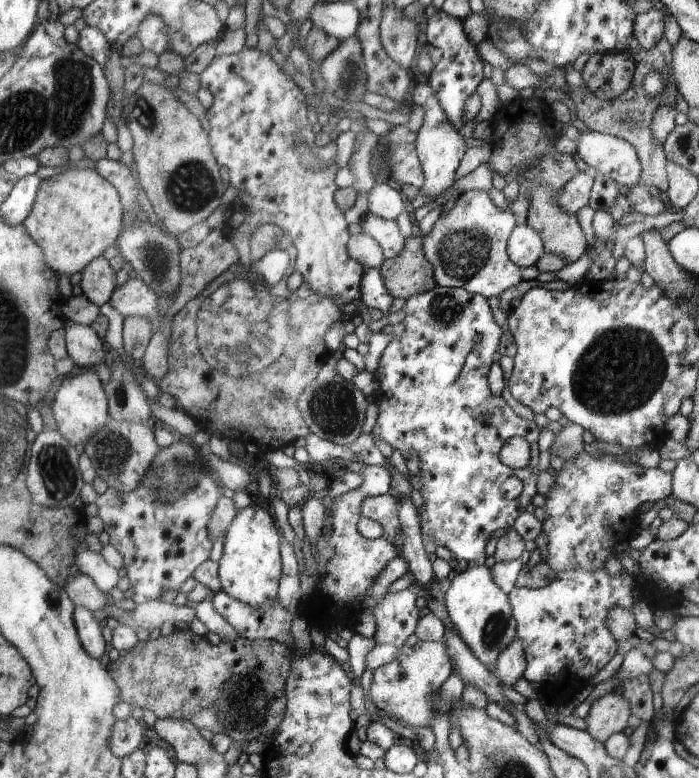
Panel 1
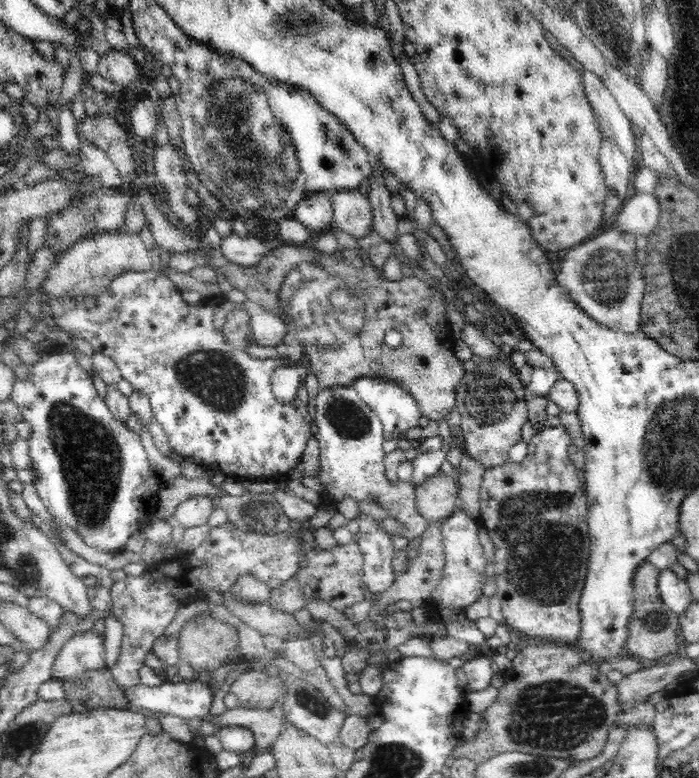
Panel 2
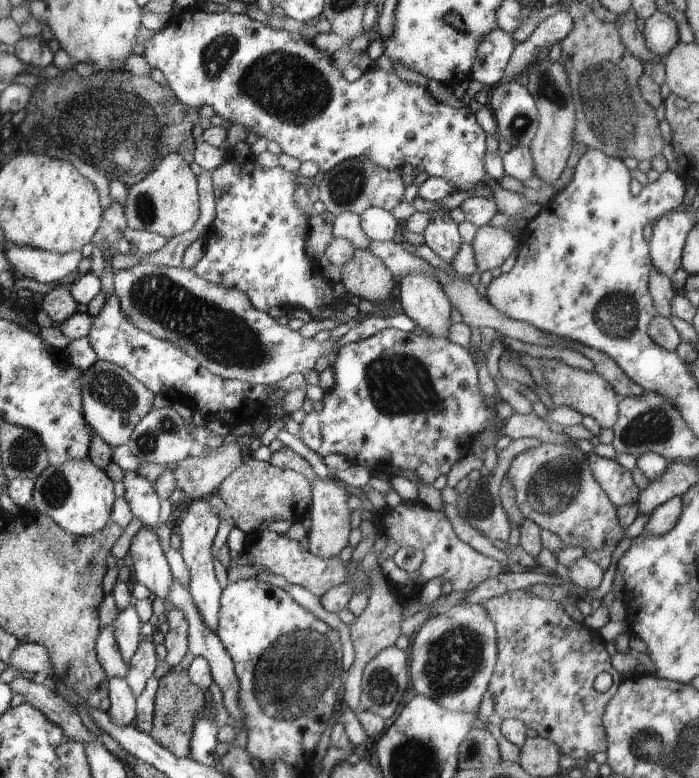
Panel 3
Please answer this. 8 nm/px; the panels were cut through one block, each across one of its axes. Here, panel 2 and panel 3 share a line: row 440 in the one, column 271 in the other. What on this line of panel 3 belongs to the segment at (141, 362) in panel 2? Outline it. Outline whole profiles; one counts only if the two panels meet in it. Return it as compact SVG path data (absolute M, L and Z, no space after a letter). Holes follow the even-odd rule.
M248 161L226 162L212 171L212 180L216 214L211 231L204 240L204 256L191 268L198 276L247 293L251 303L262 312L268 313L273 306L289 306L292 310L306 310L311 320L322 321L335 318L337 312L344 310L346 306L342 305L343 297L334 297L332 286L316 270L312 270L312 262L308 260L307 252L304 252L308 238L308 220L294 206L292 194L296 190L296 184L290 171L280 166L265 169Z

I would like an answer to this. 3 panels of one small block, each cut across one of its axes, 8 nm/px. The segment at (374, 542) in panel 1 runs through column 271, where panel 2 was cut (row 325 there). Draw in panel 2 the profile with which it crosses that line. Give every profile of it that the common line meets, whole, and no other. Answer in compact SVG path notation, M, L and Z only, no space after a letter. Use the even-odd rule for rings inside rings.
M610 222L604 232L560 254L560 287L570 295L600 325L625 334L640 329L641 302L645 289L643 267L638 265L634 253L636 237L620 232Z

